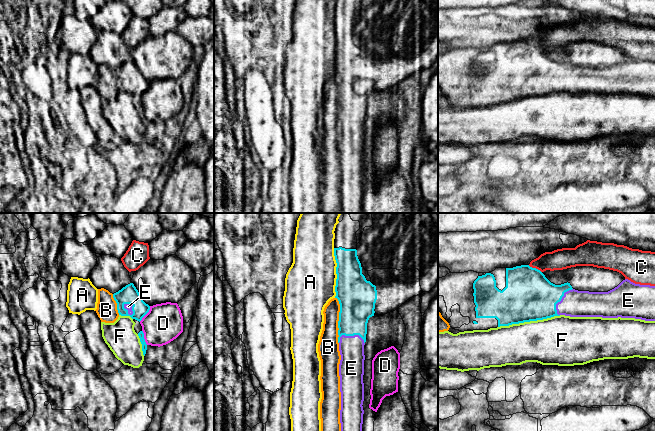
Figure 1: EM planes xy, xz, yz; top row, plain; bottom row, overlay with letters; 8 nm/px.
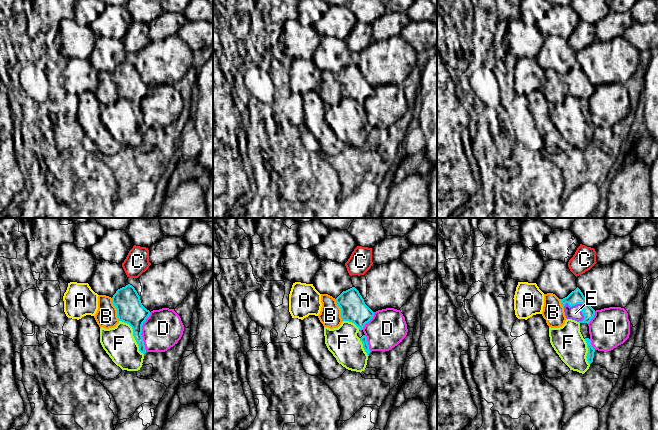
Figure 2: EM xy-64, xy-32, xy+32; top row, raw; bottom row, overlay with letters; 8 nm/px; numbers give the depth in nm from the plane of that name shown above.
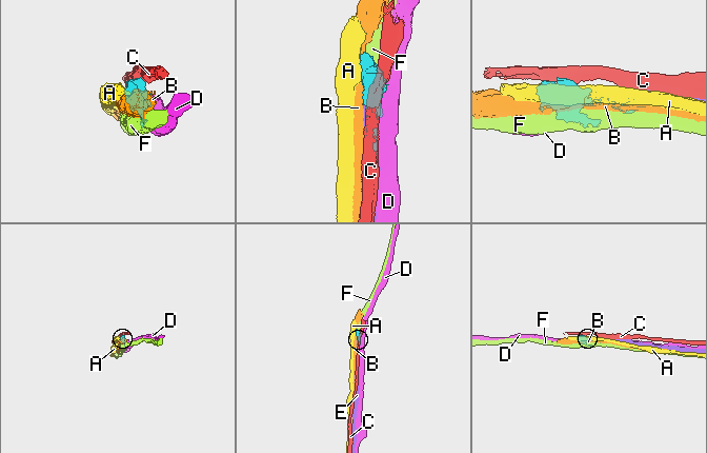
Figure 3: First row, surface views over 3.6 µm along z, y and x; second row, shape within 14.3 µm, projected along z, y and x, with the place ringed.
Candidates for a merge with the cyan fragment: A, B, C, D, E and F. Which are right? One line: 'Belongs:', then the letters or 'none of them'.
Belongs: E

